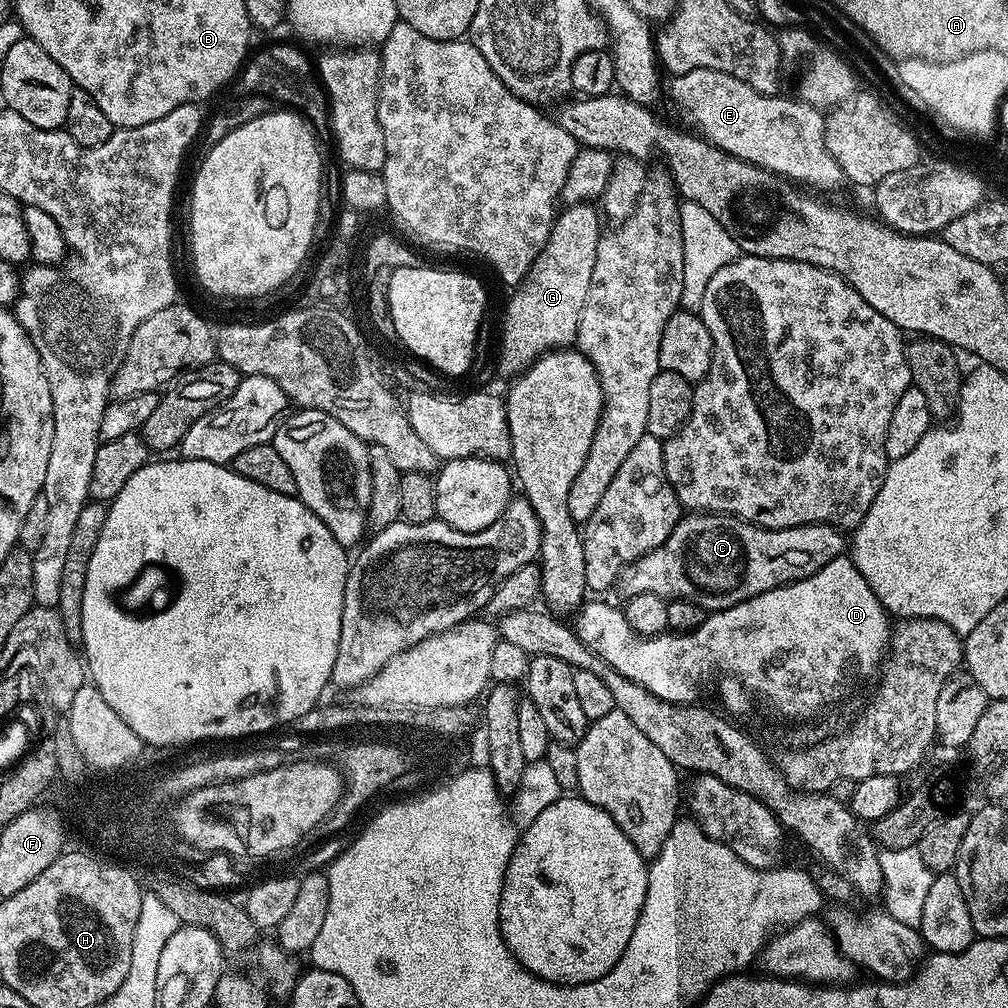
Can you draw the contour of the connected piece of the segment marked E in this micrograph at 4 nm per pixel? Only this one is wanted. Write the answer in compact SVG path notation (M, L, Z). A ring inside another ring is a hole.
M709 68L681 72L671 79L672 100L677 110L715 148L756 164L769 174L777 172L785 176L785 181L800 186L836 188L845 183L844 171L834 162L826 144L825 113L803 99L787 100L781 94L765 94L730 74Z

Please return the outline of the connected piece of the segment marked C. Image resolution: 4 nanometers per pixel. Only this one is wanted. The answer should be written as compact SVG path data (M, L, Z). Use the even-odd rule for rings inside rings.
M684 514L674 526L670 538L631 565L626 572L628 584L636 592L654 592L665 598L698 602L705 610L729 608L743 600L754 598L766 590L792 584L813 576L822 566L845 555L846 536L831 524L807 524L797 528L758 528L746 520L723 514Z

